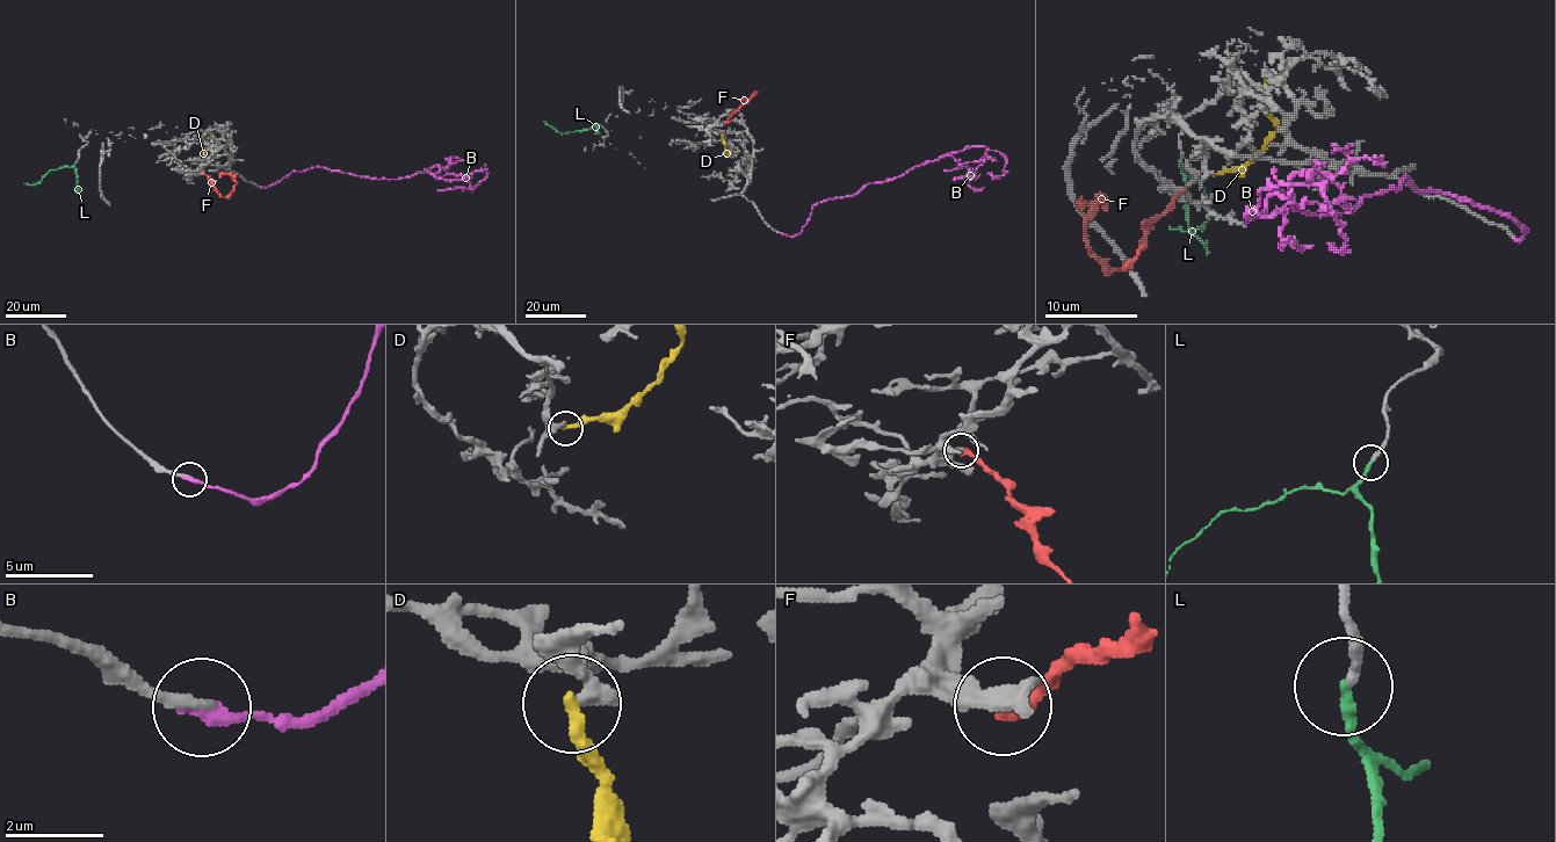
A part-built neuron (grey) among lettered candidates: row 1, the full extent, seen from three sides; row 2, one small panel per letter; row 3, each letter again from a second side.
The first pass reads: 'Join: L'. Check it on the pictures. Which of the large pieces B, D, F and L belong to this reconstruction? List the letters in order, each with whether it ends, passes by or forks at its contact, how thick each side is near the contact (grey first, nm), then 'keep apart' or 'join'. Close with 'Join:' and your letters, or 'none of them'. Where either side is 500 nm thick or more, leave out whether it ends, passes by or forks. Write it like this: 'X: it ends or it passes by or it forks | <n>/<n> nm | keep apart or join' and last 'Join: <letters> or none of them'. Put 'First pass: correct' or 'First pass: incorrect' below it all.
B: it ends | 220/280 nm | keep apart
D: it ends | 360/280 nm | keep apart
F: it ends | 280/340 nm | keep apart
L: it ends | 200/200 nm | join
Join: L
First pass: correct

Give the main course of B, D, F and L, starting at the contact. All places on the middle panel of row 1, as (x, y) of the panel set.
B: (780, 233), (795, 236), (820, 202), (854, 195), (950, 153), (974, 146), (998, 151), (1006, 172), (988, 174)
D: (722, 135), (724, 155), (732, 151)
F: (719, 125), (755, 94), (739, 101)
L: (595, 124), (562, 135), (544, 121)

